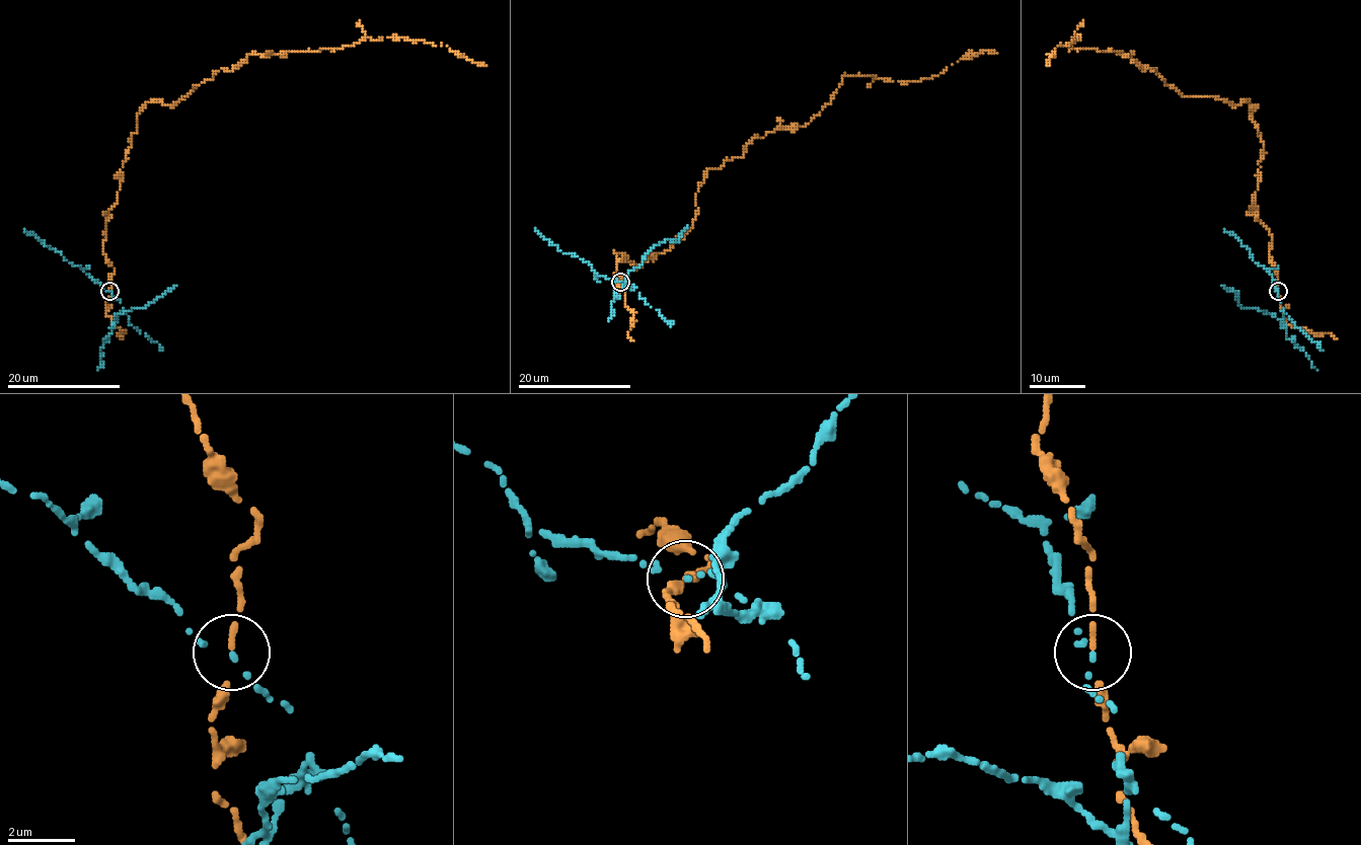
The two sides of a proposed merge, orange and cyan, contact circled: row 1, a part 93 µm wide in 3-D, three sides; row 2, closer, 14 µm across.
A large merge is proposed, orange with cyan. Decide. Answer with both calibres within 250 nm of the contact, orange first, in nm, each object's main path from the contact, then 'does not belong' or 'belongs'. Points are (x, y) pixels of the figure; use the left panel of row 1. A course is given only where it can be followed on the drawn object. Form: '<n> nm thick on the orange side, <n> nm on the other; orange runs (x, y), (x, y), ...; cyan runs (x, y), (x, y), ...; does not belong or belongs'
110 nm thick on the orange side, 150 nm on the other; orange runs (109, 290), (105, 223), (136, 114), (150, 101), (174, 104), (246, 57), (366, 37), (448, 47), (485, 66); cyan runs (109, 292), (122, 308), (115, 321), (118, 313), (143, 308), (177, 285); does not belong

